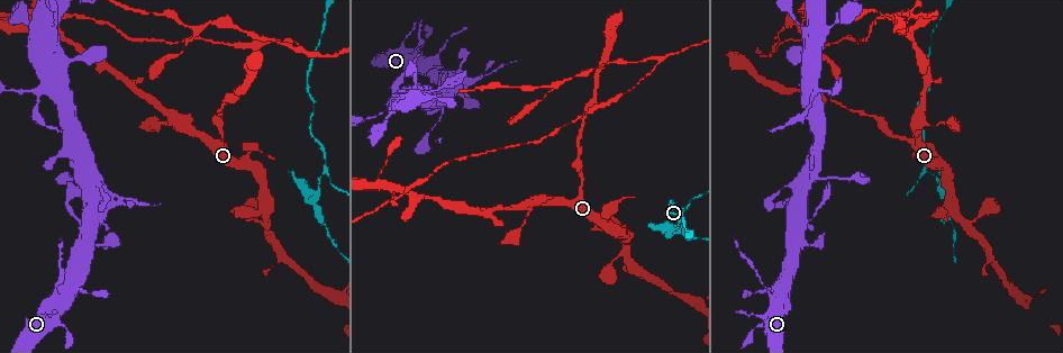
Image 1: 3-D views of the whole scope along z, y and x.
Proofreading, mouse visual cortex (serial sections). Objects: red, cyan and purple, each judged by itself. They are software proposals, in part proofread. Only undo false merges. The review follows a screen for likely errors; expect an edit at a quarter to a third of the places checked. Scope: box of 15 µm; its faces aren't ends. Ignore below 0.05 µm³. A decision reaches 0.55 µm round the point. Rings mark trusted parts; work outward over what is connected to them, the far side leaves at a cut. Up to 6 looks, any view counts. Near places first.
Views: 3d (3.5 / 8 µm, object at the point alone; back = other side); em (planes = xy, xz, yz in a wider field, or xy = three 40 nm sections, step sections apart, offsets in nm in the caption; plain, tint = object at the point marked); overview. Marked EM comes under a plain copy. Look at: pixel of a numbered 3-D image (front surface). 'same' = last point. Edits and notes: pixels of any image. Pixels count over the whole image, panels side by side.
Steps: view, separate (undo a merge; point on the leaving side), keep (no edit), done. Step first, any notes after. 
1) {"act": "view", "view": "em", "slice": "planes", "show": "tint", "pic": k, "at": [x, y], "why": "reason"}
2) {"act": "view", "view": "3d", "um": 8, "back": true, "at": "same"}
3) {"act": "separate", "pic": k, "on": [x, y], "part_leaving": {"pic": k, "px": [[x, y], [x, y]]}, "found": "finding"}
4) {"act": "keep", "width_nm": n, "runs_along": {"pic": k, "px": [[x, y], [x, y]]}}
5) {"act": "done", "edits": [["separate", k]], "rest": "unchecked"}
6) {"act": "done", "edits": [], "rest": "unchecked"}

{"act": "view", "view": "3d", "um": 8, "pic": 1, "at": [56, 288], "why": "thick turns thin"}

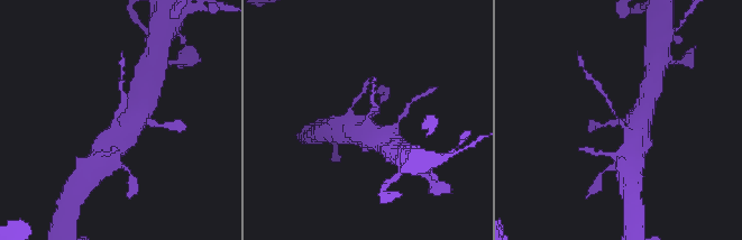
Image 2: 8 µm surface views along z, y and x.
{"act": "view", "view": "3d", "um": 3.5, "pic": 2, "at": [367, 117]}

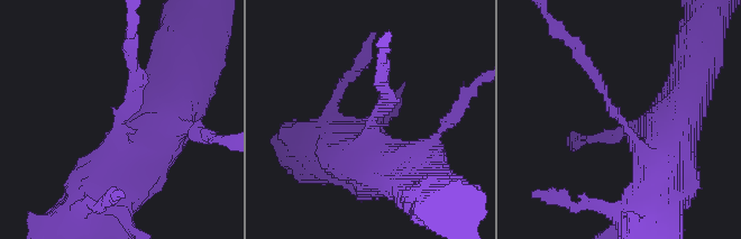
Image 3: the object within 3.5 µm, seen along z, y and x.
{"act": "view", "view": "em", "slice": "xy", "step": 5, "show": "tint", "pic": 3, "at": [626, 129], "arm_widths_nm": [150, 700]}

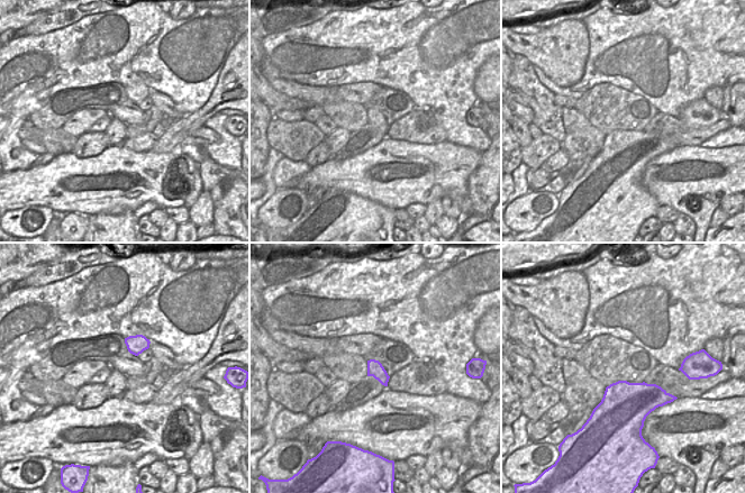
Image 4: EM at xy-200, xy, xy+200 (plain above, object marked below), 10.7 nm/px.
{"act": "keep", "width_nm": 170, "runs_along": {"pic": 3, "px": [[659, 194], [661, 174], [589, 66]]}, "found": "continuous, no second cell"}

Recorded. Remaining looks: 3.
{"act": "view", "view": "3d", "um": 3.5, "pic": 1, "at": [99, 186]}

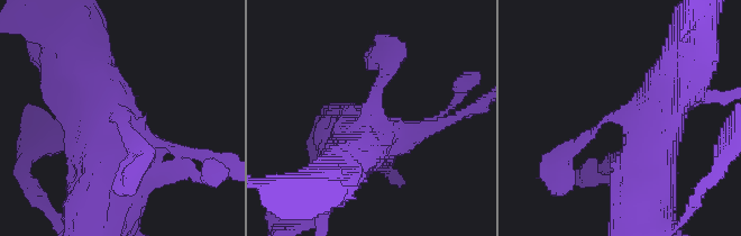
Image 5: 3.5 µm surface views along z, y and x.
{"act": "view", "view": "em", "slice": "xy", "step": 3, "show": "tint", "pic": 5, "at": [632, 117], "why": "shape alone is not enough"}

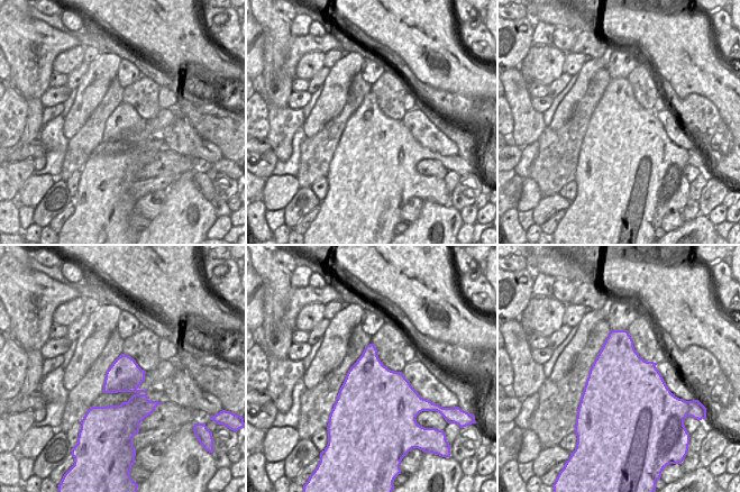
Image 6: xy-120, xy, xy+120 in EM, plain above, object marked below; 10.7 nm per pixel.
{"act": "keep", "width_nm": 650, "runs_along": {"pic": 5, "px": [[640, 225], [649, 145], [669, 83]]}, "found": "continuous, no second cell"}

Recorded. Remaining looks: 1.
{"act": "done", "edits": [], "rest": "unchecked"}

